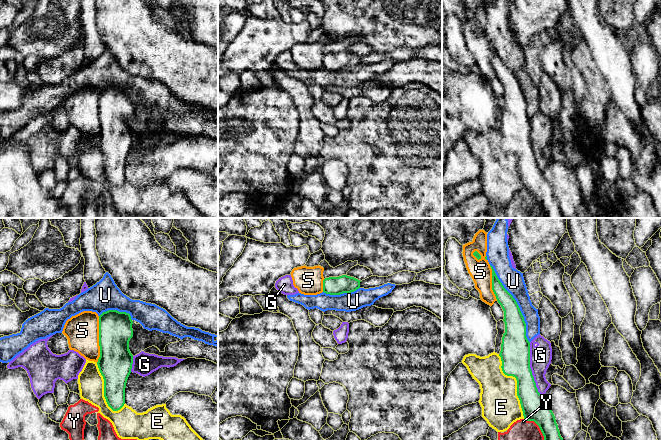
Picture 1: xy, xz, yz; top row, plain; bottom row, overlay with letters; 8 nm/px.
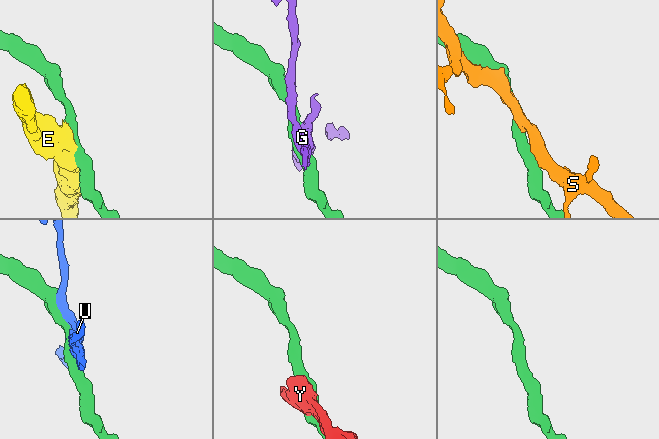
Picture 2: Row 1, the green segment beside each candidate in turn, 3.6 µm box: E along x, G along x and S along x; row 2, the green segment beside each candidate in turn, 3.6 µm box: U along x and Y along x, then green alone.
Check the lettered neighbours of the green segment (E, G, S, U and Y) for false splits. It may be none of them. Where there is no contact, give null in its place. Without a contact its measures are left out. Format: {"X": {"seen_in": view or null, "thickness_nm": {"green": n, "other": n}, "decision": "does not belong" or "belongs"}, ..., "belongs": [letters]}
{"E": {"seen_in": "yz", "thickness_nm": {"green": 240, "other": 320}, "decision": "does not belong"}, "G": {"seen_in": "yz", "thickness_nm": {"green": 240, "other": 180}, "decision": "does not belong"}, "S": {"seen_in": "xy", "thickness_nm": {"green": 280, "other": 280}, "decision": "does not belong"}, "U": {"seen_in": "yz", "thickness_nm": {"green": 180, "other": 180}, "decision": "does not belong"}, "Y": {"seen_in": "yz", "thickness_nm": {"green": 200, "other": 320}, "decision": "does not belong"}, "belongs": []}

